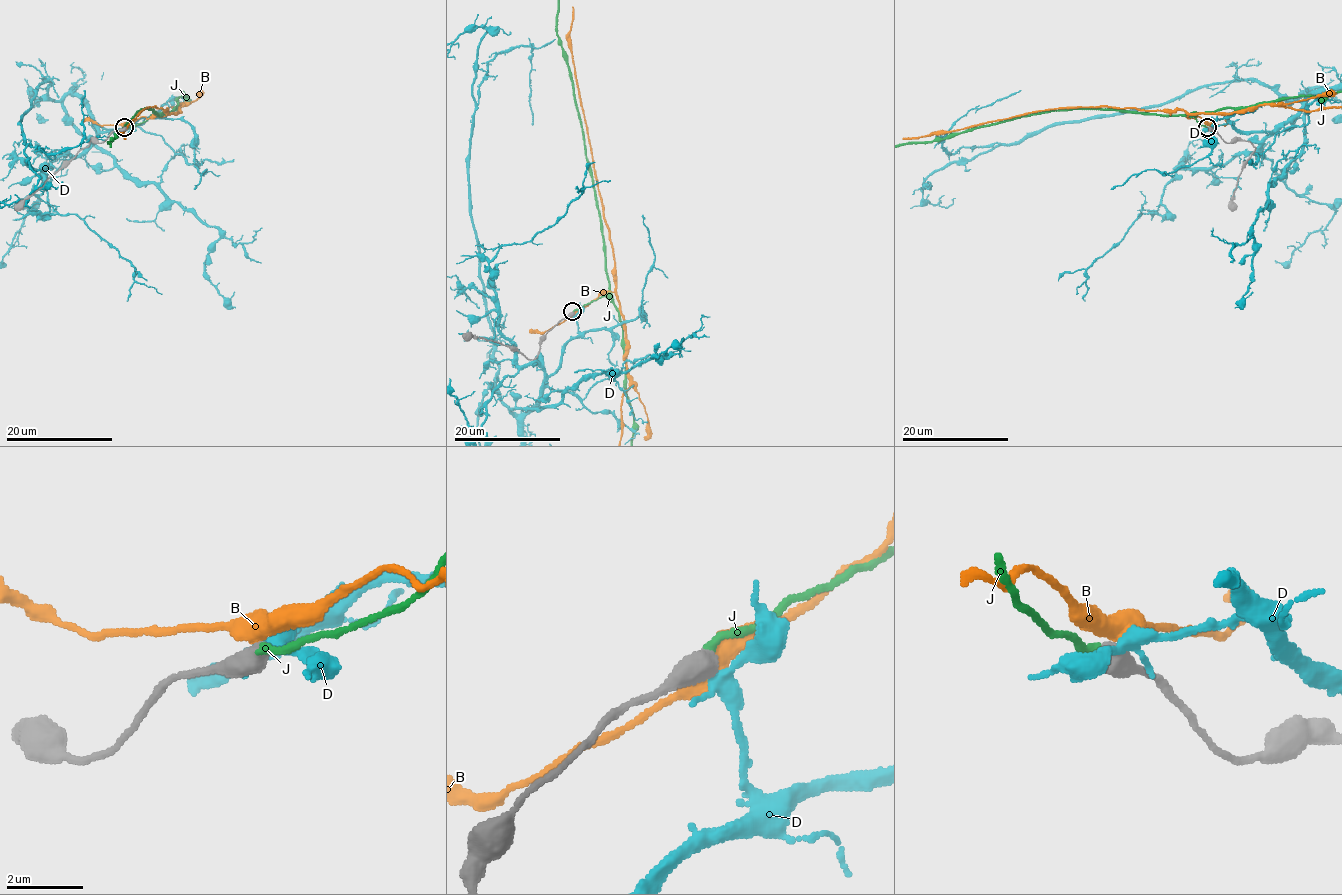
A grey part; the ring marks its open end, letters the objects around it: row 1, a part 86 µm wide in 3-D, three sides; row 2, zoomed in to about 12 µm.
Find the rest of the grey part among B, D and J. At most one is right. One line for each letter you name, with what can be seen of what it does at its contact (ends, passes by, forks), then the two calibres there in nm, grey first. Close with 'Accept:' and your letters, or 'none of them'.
J: it ends | 550/200 nm
Accept: J

